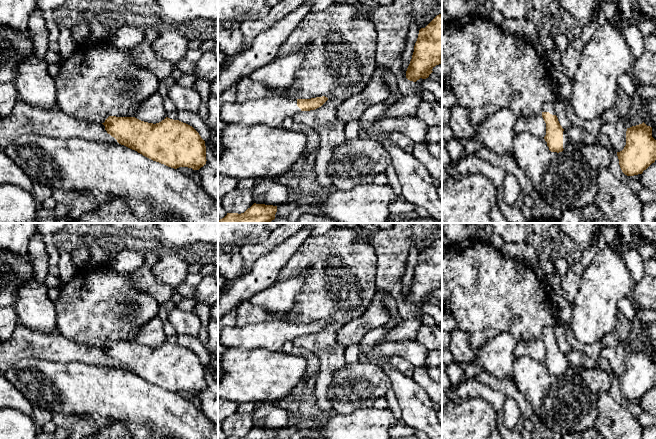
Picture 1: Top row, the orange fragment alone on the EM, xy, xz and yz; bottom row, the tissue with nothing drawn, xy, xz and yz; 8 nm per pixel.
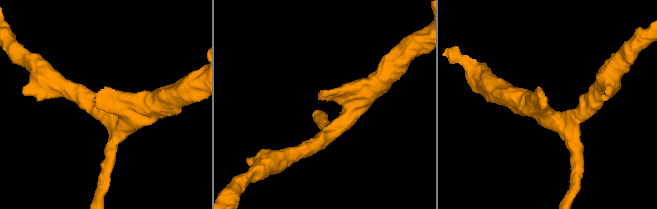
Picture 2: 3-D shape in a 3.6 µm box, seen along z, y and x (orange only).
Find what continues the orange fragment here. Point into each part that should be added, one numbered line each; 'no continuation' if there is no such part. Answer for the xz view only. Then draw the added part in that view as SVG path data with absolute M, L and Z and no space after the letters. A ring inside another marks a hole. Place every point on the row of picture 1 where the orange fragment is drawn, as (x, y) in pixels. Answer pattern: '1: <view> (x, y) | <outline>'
1: xz (272, 111) | M273 96L222 104L218 110L218 119L226 124L266 124L280 128L286 118L292 118L298 112L301 109L297 106L297 99Z

